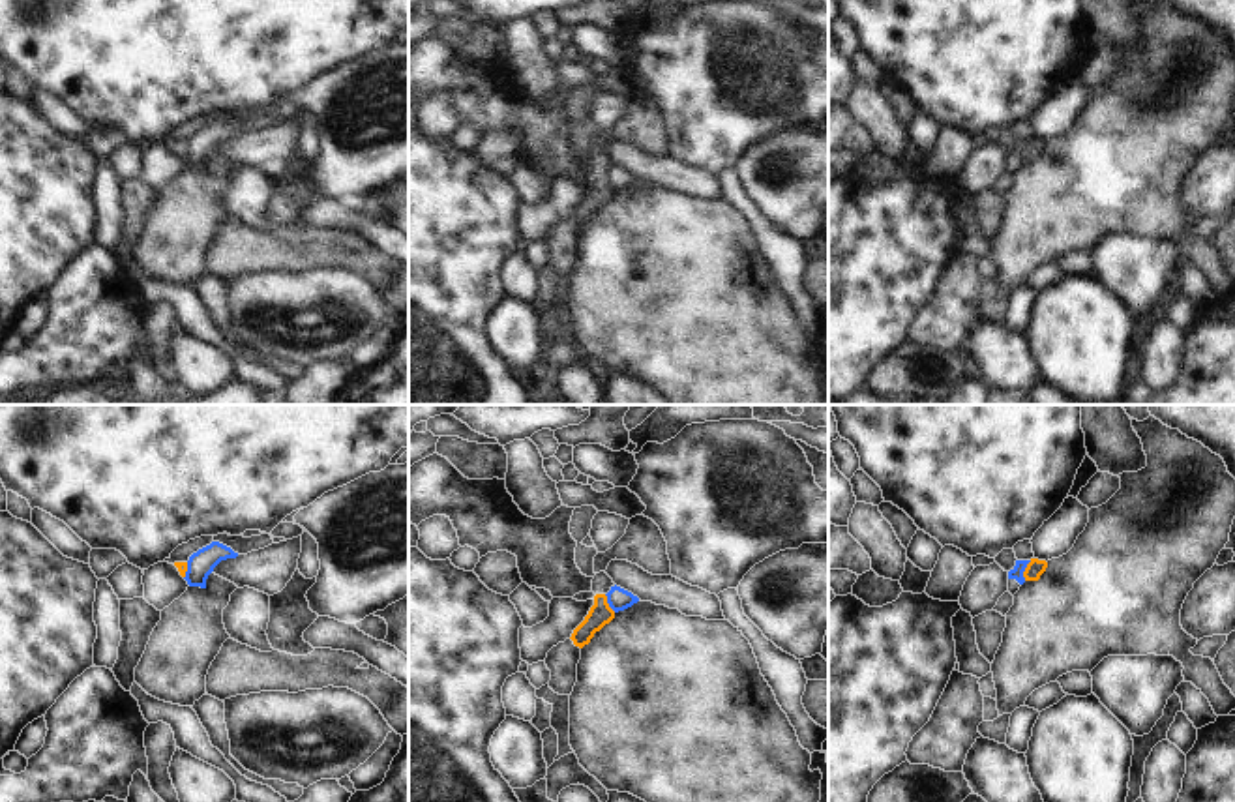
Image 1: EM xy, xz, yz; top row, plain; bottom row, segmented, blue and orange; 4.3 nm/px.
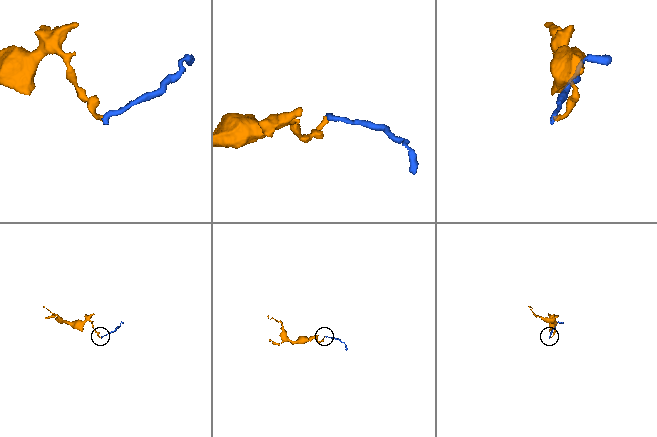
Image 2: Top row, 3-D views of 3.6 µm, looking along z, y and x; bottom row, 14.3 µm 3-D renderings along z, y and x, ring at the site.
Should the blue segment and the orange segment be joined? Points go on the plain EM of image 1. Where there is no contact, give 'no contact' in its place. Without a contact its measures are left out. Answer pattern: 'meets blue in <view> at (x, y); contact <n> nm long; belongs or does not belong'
meets blue in yz at (1024, 150); contact 90 nm long; does not belong

